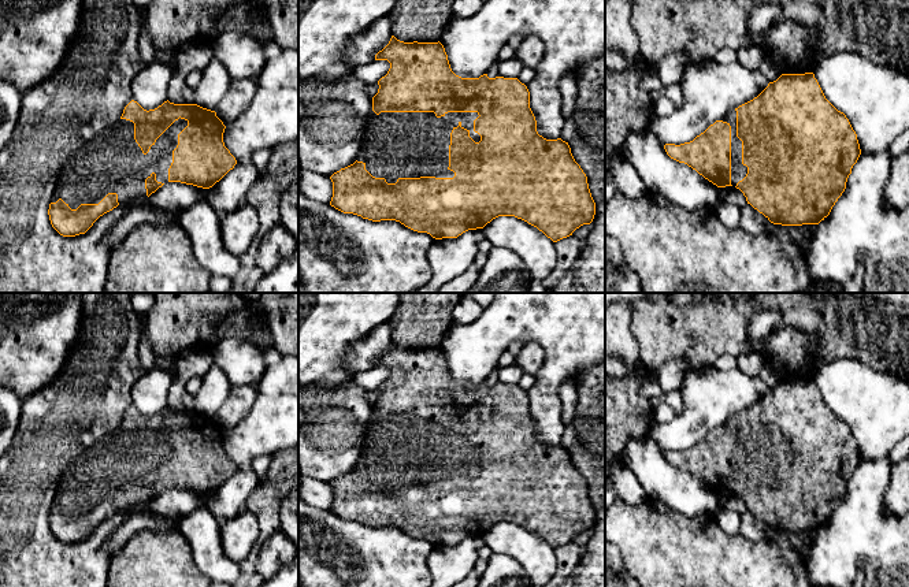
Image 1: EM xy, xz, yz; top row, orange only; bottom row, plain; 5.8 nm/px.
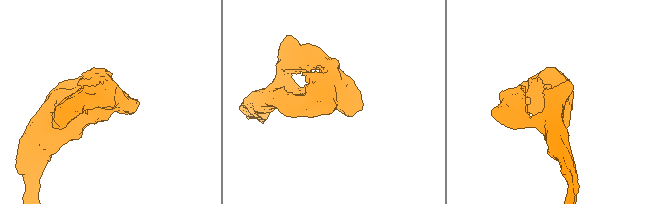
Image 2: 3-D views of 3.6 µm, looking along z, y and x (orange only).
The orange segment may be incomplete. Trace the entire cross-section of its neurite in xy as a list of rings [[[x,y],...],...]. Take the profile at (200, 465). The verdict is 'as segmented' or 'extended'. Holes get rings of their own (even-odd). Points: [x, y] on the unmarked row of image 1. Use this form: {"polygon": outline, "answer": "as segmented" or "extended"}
{"polygon": [[[131,406],[114,434],[99,441],[64,471],[48,516],[52,534],[63,543],[85,540],[100,523],[119,510],[149,504],[167,488],[212,494],[237,471],[235,464],[225,453],[225,435],[215,417],[197,410],[174,410],[167,406],[157,415],[146,417]]], "answer": "extended"}

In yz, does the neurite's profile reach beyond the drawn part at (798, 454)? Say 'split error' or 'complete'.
split error

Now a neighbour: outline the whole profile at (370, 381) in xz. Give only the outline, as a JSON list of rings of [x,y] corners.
[[[374,367],[371,371],[361,372],[352,378],[352,382],[364,391],[374,391],[387,380],[389,375],[390,369],[387,367]]]

